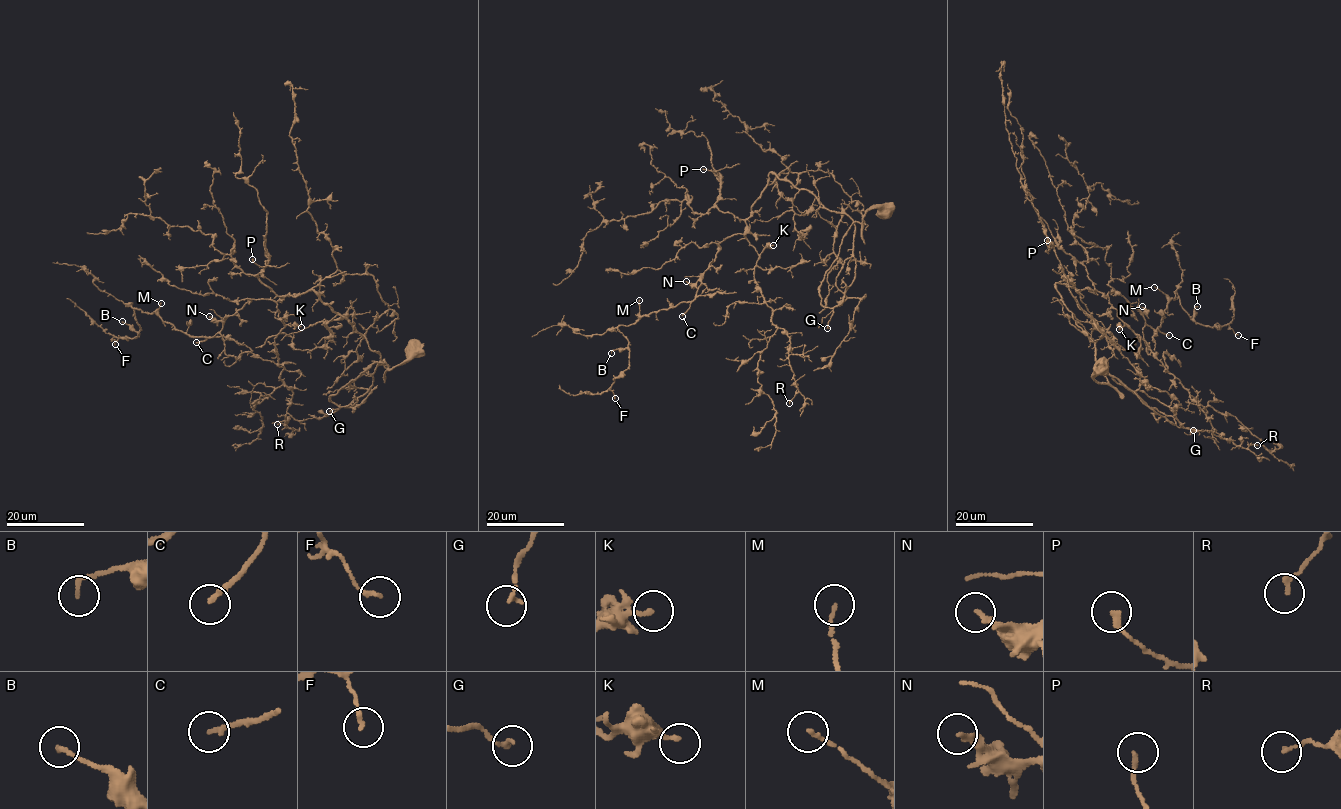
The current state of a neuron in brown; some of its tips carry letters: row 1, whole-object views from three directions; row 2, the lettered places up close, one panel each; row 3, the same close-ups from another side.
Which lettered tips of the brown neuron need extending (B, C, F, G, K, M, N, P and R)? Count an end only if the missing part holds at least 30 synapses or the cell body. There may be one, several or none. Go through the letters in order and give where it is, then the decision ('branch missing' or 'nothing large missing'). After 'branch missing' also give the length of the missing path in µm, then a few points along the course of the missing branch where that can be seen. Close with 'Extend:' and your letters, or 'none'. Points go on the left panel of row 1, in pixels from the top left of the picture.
B: place (122, 321); nothing large missing
C: place (196, 342); branch missing; missing 30 µm; course (196, 342), (203, 369), (216, 378), (208, 382), (184, 379), (180, 382)
F: place (115, 344); nothing large missing
G: place (329, 411); nothing large missing
K: place (301, 327); nothing large missing
M: place (161, 303); nothing large missing
N: place (209, 316); nothing large missing
P: place (252, 259); nothing large missing
R: place (277, 424); nothing large missing
Extend: C

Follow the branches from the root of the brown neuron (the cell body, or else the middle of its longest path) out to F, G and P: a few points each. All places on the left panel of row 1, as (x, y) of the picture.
F: (416, 350), (331, 401), (369, 391), (381, 356), (311, 288), (250, 299), (213, 336), (135, 309), (115, 344)
G: (416, 350), (416, 354), (389, 369), (376, 361), (330, 395), (329, 400), (338, 407), (329, 411)
P: (416, 350), (360, 373), (330, 395), (339, 406), (369, 391), (380, 355), (311, 288), (278, 296), (252, 259)

